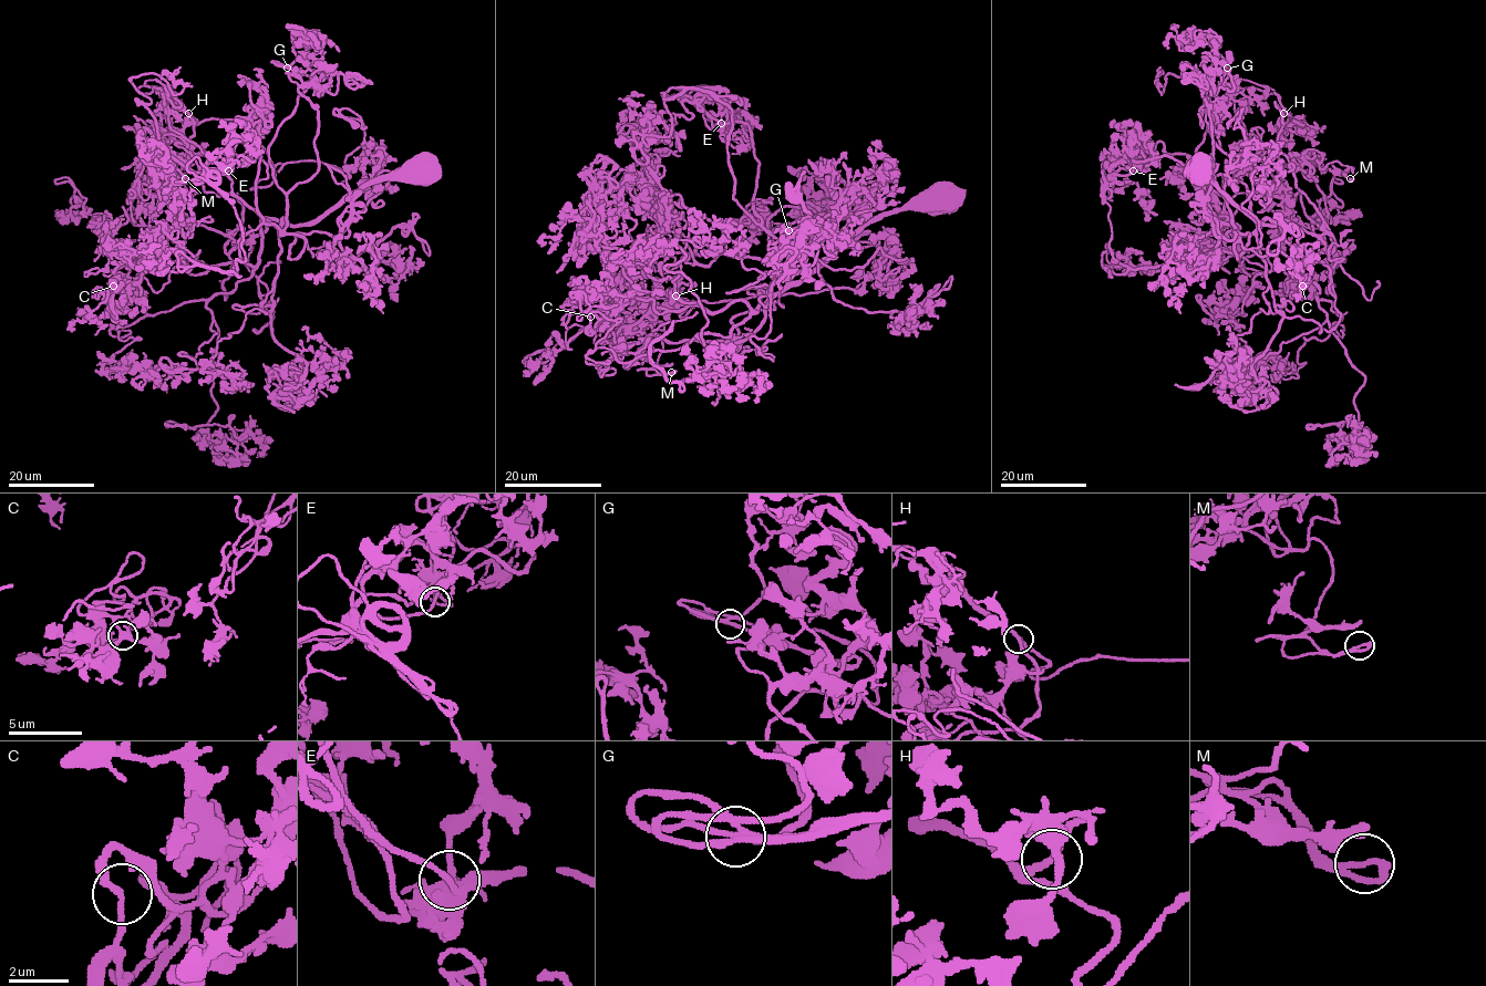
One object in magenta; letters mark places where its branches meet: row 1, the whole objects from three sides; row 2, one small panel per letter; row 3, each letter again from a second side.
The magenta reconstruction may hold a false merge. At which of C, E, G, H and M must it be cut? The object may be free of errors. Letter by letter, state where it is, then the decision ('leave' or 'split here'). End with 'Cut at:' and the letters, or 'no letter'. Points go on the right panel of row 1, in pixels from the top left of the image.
C: (1302, 286) | leave
E: (1133, 170) | leave
G: (1227, 68) | leave
H: (1283, 113) | leave
M: (1350, 178) | leave
Cut at: no letter

